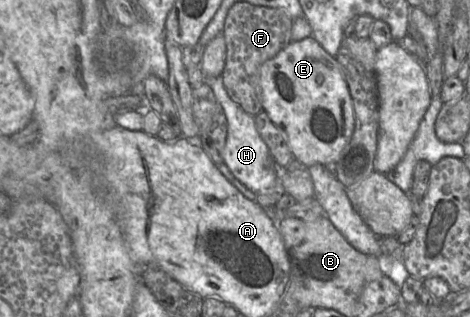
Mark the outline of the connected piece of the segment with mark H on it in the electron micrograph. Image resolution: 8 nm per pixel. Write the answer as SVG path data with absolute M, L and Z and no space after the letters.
M204 77L210 86L217 102L221 105L227 120L227 135L223 149L223 160L233 176L246 188L255 194L272 192L285 193L279 186L281 170L285 169L276 164L267 145L260 137L254 116L248 114L226 92L222 77Z

